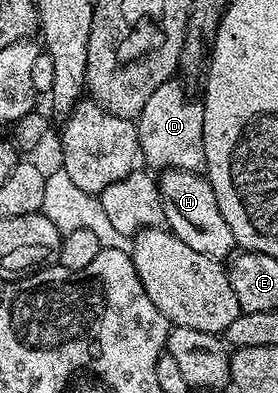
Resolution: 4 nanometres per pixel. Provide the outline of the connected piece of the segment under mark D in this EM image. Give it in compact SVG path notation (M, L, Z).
M178 79L167 80L141 109L137 117L139 129L139 151L142 159L152 164L152 169L176 168L186 172L199 172L207 163L203 145L203 123L205 114L198 99L190 100L187 92L178 84Z

